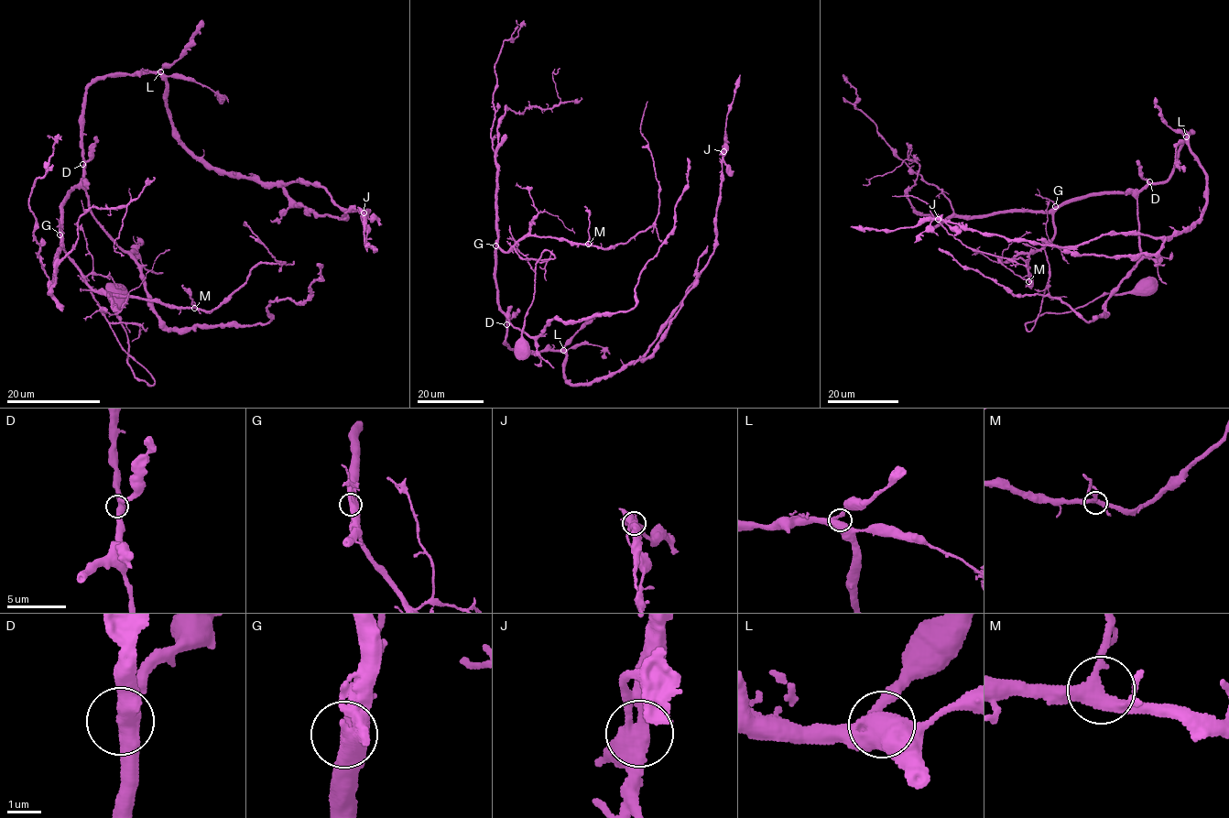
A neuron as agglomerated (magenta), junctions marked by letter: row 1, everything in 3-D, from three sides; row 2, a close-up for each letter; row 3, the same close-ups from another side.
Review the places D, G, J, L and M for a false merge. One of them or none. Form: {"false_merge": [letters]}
{"false_merge": []}

